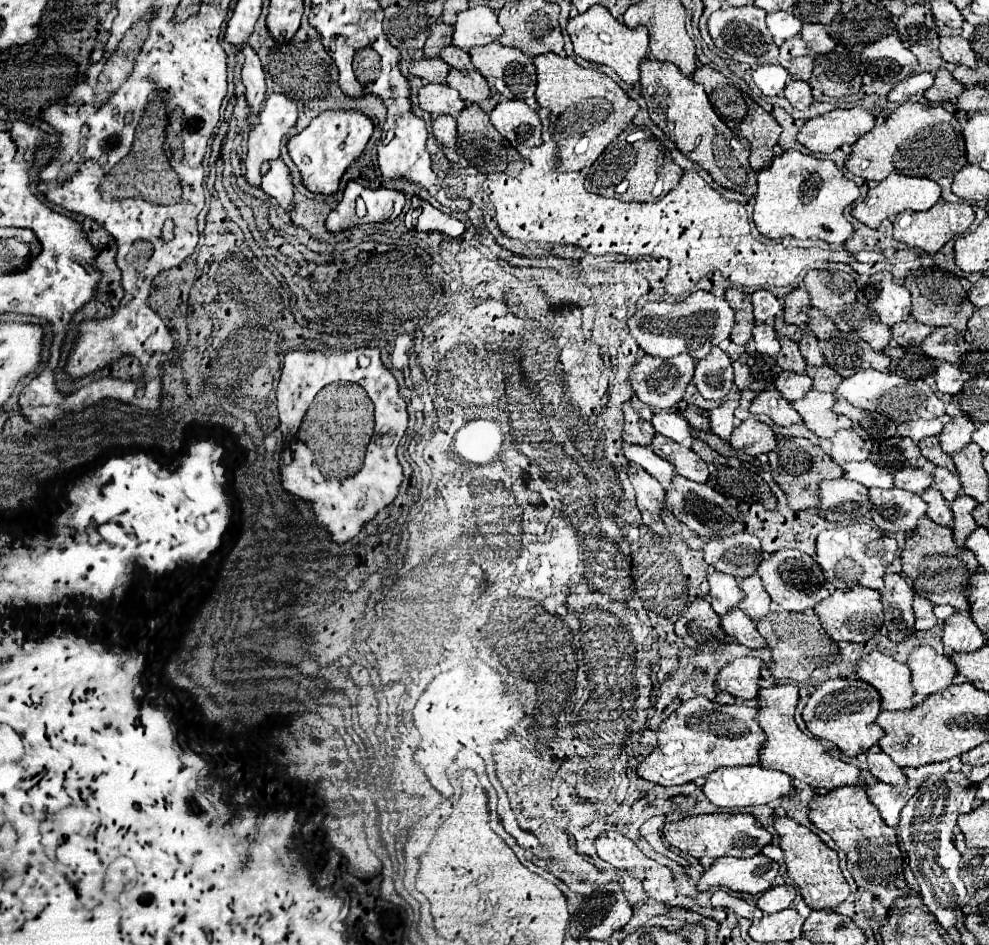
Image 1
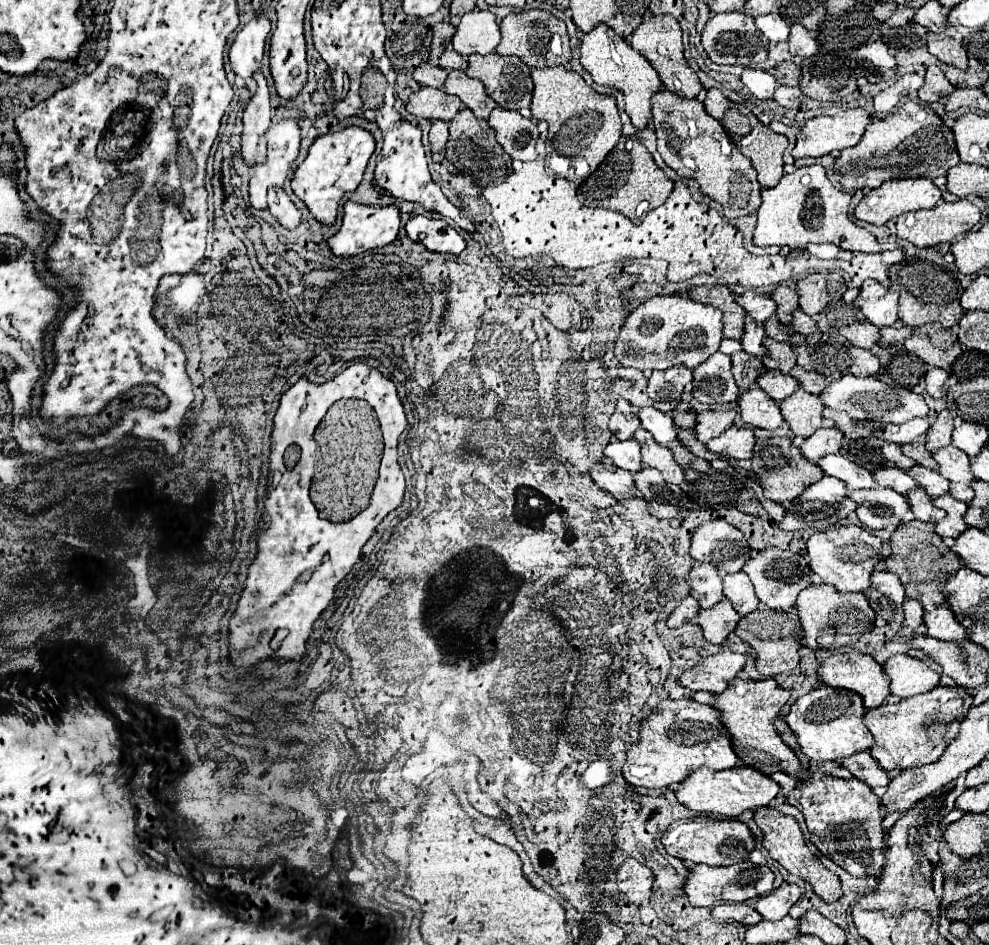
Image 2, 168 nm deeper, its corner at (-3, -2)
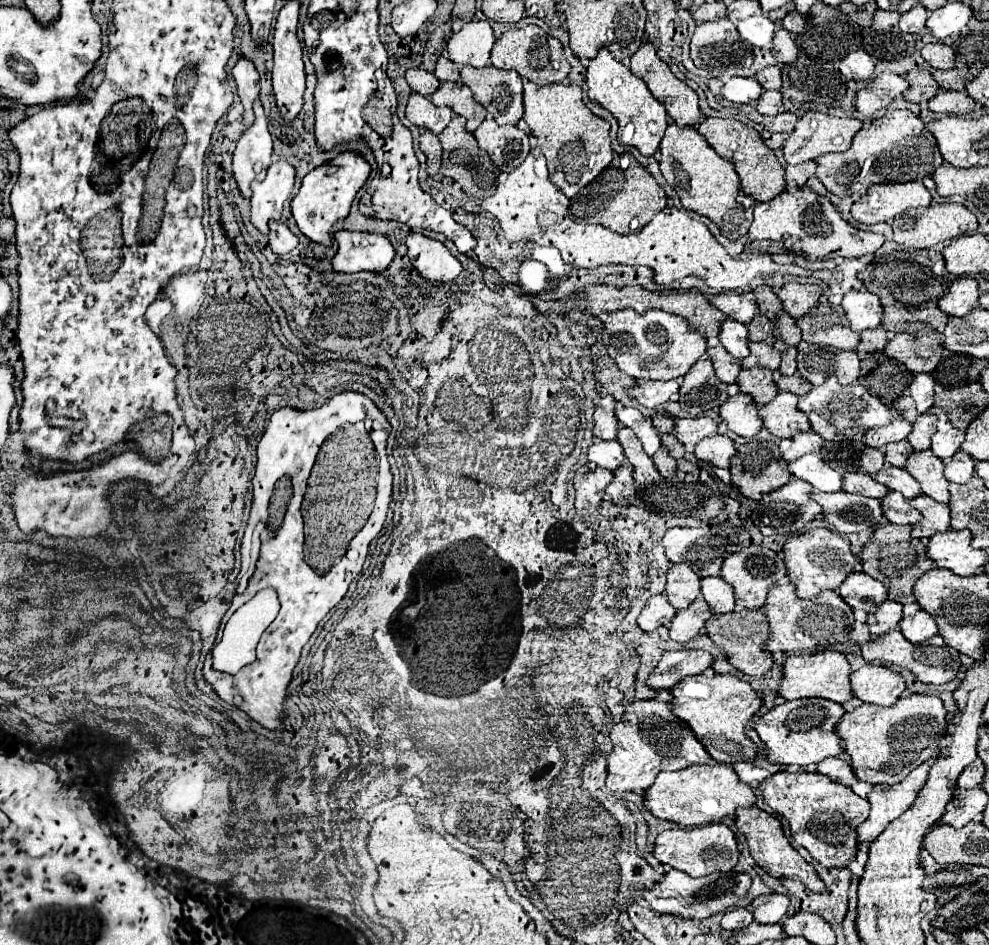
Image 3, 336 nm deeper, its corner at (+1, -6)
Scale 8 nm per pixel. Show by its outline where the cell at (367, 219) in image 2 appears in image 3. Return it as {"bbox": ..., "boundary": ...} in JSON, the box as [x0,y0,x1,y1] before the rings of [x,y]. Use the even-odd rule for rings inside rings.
{"bbox":[331,230,395,274],"boundary":[[[339,230],[335,232],[335,240],[339,246],[331,260],[335,272],[373,270],[379,274],[395,256],[395,248],[391,246],[387,234]]]}

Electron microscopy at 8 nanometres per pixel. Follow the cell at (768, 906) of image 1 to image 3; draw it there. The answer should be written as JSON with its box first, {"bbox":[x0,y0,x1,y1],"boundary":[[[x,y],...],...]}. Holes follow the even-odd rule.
{"bbox":[751,894,789,924],"boundary":[[[765,894],[751,902],[753,918],[761,924],[775,924],[779,922],[789,908],[789,898],[785,894]]]}

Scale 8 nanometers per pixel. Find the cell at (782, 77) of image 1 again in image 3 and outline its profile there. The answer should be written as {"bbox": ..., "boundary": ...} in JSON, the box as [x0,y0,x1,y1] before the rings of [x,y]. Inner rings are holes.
{"bbox":[721,76,763,104],"boundary":[[[733,76],[731,80],[725,82],[721,94],[737,104],[753,104],[759,100],[759,96],[763,94],[763,86],[755,80],[755,78],[741,78],[741,76]]]}

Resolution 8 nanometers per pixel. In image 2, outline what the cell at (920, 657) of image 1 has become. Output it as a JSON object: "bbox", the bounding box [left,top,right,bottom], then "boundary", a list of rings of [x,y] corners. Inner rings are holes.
{"bbox":[883,654,939,698],"boundary":[[[907,654],[891,656],[883,672],[889,676],[889,694],[897,698],[911,698],[939,686],[939,674]]]}

